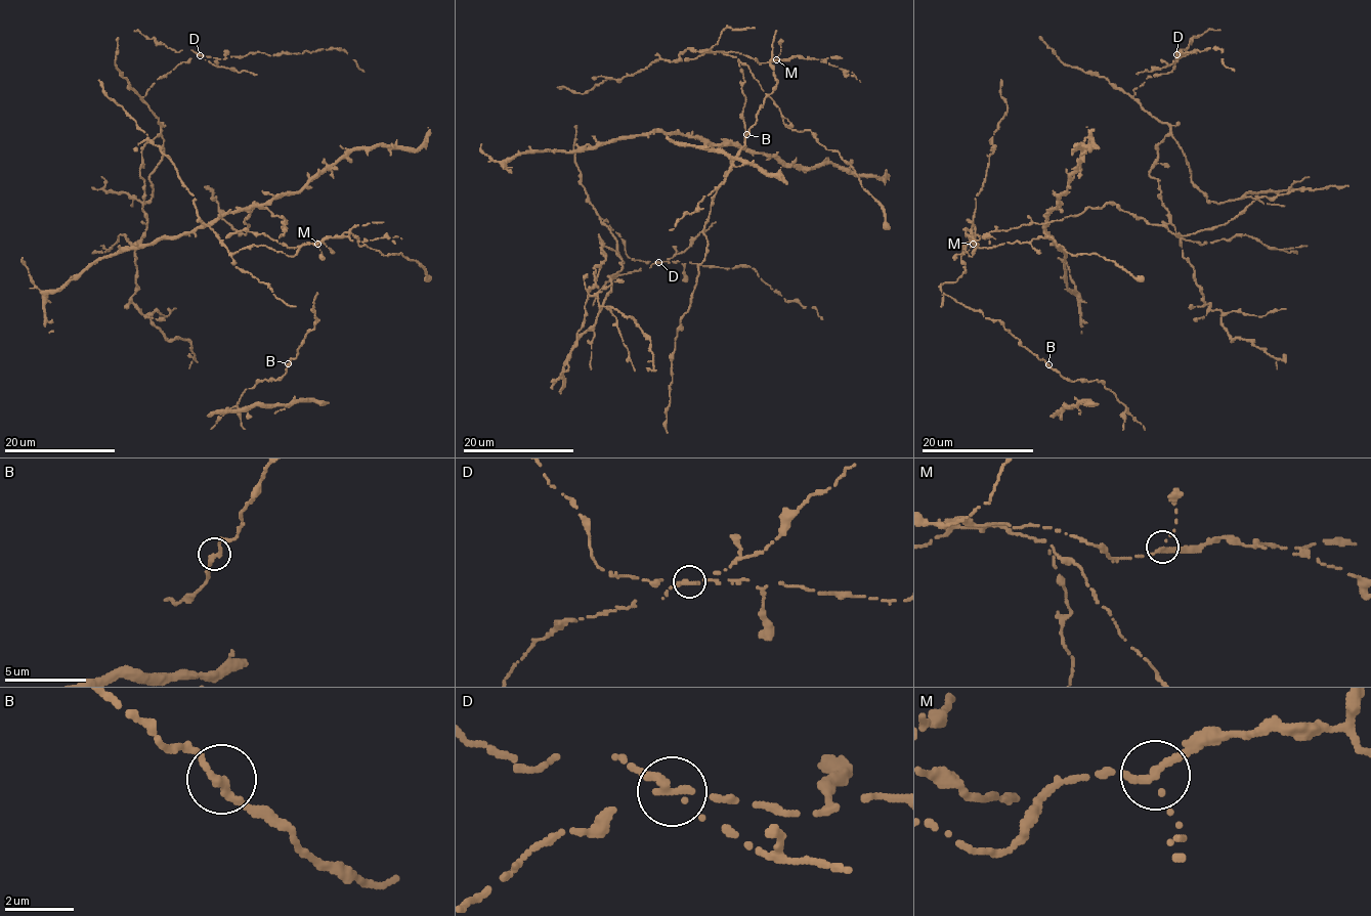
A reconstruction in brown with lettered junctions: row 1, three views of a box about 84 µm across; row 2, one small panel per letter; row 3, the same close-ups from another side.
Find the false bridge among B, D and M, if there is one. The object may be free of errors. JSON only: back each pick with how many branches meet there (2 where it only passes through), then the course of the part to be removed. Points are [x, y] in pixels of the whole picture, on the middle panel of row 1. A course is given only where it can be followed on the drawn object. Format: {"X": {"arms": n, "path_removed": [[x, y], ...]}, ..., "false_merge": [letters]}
{"D": {"arms": 2, "path_removed": [[659, 262], [610, 278], [595, 296], [592, 305]]}, "false_merge": ["D"]}

